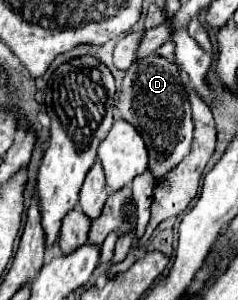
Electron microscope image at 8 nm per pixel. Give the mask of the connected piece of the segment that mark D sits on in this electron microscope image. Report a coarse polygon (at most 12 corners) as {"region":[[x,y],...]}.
{"region":[[157,54],[125,72],[117,110],[157,182],[189,154],[191,104]]}

